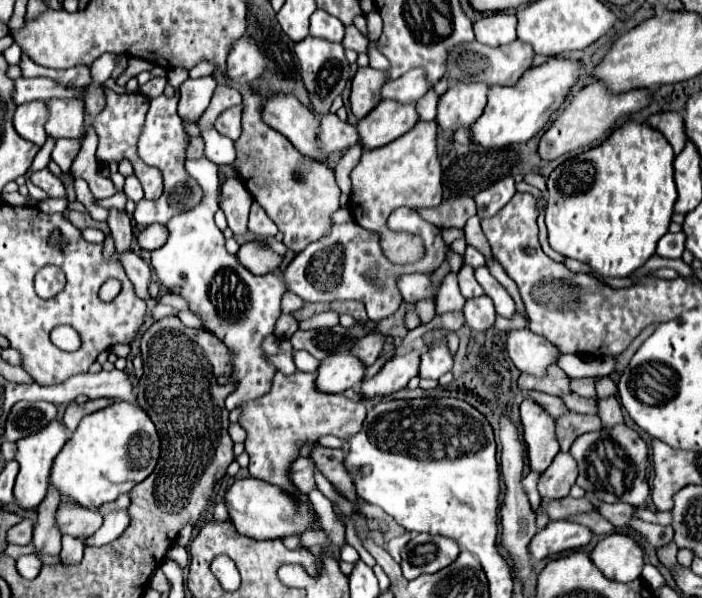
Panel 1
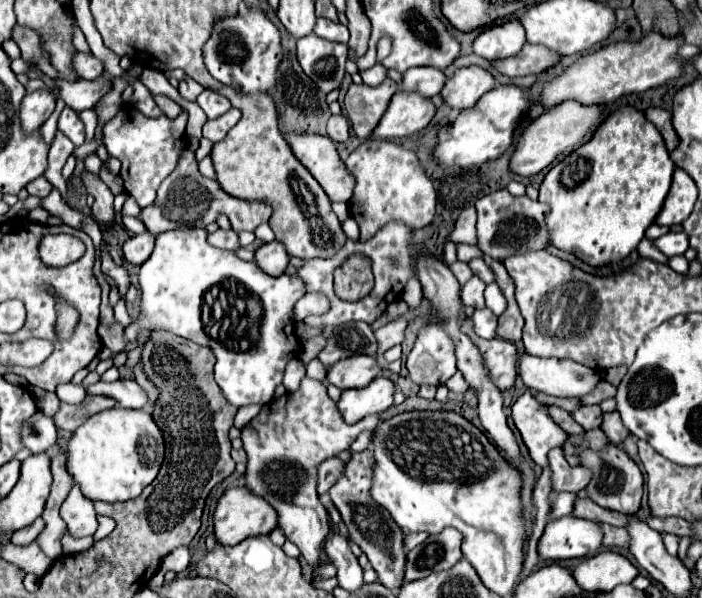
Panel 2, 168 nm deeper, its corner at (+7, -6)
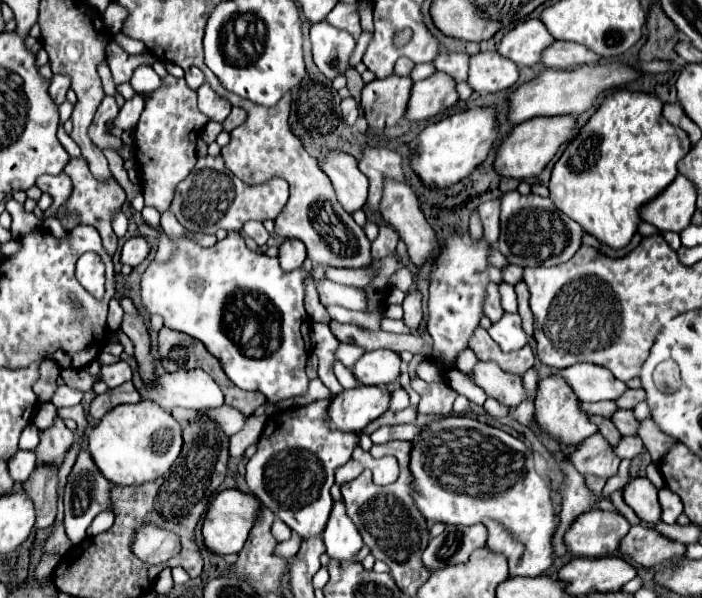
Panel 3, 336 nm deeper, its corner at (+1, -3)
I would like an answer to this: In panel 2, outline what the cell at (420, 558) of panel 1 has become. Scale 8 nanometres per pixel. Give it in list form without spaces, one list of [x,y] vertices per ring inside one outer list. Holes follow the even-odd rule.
[[[448,528],[410,550],[406,562],[406,580],[426,578],[432,572],[452,568],[462,558],[462,538],[464,536],[458,530]]]

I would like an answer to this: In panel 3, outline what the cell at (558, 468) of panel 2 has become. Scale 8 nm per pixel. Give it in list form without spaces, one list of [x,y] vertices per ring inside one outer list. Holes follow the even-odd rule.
[[[590,435],[582,443],[576,445],[576,451],[568,455],[568,461],[578,469],[580,475],[596,475],[608,479],[618,473],[620,459],[612,455],[610,445],[602,439],[602,435]]]

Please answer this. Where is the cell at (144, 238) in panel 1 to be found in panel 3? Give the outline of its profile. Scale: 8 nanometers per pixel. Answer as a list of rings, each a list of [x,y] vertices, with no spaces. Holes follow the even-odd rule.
[[[132,237],[124,243],[120,251],[120,261],[128,263],[132,267],[140,265],[150,255],[150,243],[144,237]]]

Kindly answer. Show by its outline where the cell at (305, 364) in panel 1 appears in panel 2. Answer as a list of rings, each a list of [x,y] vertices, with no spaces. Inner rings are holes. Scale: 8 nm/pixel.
[[[312,360],[312,362],[306,366],[306,376],[308,376],[308,378],[314,378],[314,380],[324,382],[324,380],[326,380],[326,374],[328,374],[328,368],[322,366],[320,360]]]

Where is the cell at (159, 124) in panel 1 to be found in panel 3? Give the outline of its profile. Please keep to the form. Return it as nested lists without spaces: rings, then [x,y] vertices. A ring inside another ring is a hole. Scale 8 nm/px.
[[[198,157],[194,171],[176,187],[174,199],[168,207],[176,215],[178,223],[186,229],[198,233],[216,233],[218,229],[238,231],[246,221],[266,221],[276,219],[288,201],[288,183],[284,179],[270,179],[264,185],[244,185],[224,167],[222,157]]]

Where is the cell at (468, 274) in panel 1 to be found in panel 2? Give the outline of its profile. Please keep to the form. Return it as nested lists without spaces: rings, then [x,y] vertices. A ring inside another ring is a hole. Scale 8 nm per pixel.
[[[472,276],[472,278],[462,286],[462,292],[460,292],[460,298],[462,298],[464,306],[484,308],[484,288],[486,288],[486,284],[484,284],[478,276]]]

